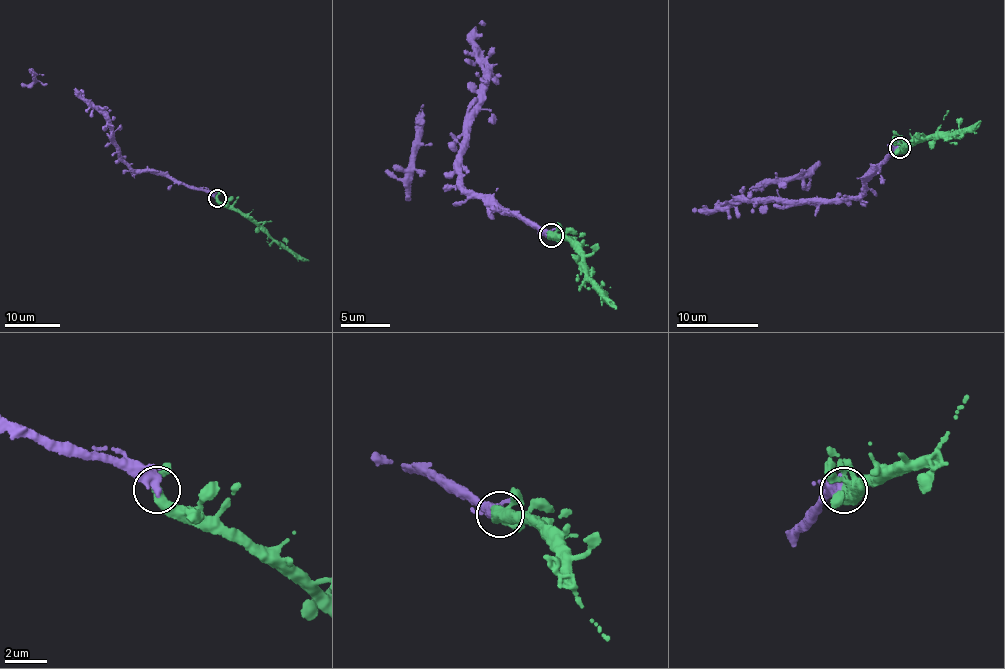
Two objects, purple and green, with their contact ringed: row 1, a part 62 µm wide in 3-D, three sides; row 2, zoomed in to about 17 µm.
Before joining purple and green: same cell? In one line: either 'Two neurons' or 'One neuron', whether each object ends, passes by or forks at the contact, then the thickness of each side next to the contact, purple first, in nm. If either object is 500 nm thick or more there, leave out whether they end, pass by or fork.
One neuron. Thickness 550 nm (purple) against 400 nm

